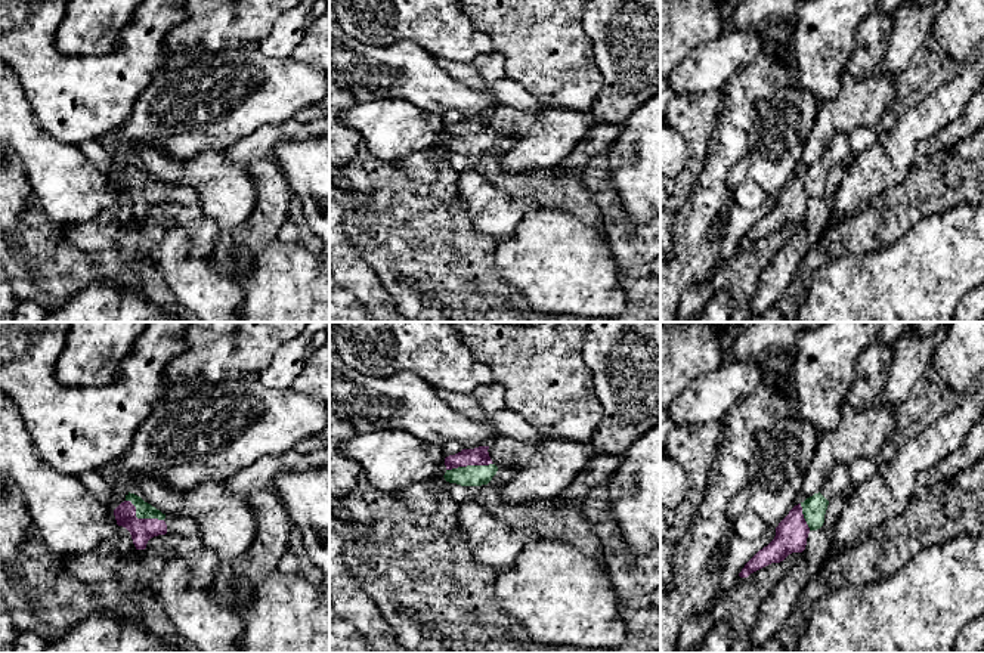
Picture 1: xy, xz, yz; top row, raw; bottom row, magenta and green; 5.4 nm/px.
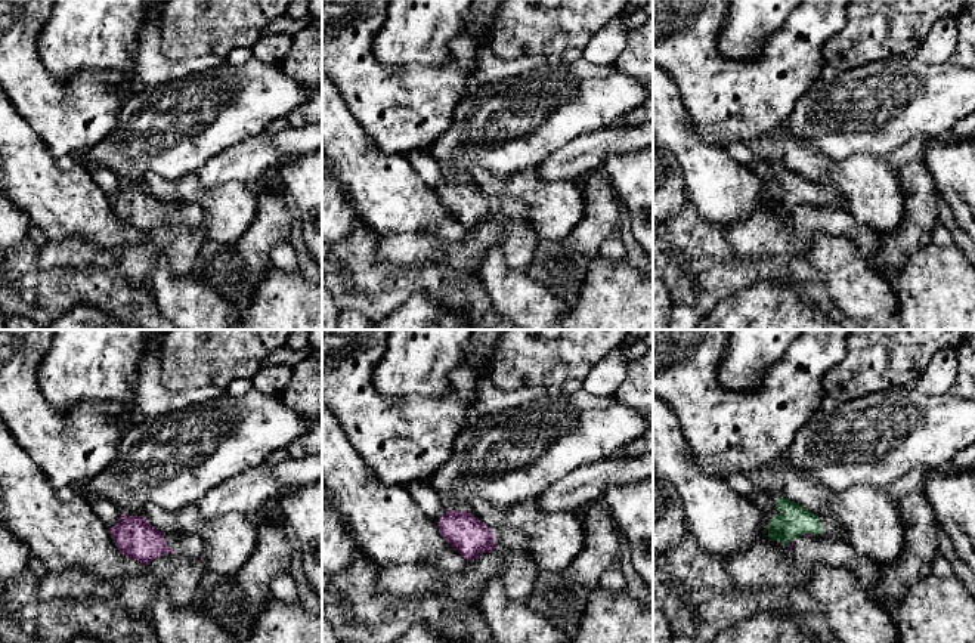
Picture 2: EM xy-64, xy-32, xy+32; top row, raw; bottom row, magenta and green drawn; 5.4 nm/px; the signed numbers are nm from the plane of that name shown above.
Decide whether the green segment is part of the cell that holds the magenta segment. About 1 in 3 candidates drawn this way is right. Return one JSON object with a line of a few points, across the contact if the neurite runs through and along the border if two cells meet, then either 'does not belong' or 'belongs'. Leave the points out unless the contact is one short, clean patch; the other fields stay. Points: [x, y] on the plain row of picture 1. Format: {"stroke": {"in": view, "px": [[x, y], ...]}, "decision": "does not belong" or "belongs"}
{"stroke": {"in": "xz", "px": [[479, 124], [469, 133], [472, 144]]}, "decision": "belongs"}

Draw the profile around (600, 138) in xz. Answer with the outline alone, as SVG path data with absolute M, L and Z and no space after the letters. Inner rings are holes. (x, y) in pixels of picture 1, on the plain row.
M595 123L575 149L560 161L560 165L566 170L581 171L594 157L612 148L621 129L622 124L618 123Z

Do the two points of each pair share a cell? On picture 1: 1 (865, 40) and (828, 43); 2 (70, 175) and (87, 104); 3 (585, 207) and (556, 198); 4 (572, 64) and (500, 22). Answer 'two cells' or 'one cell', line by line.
1: two cells
2: two cells
3: one cell
4: one cell

